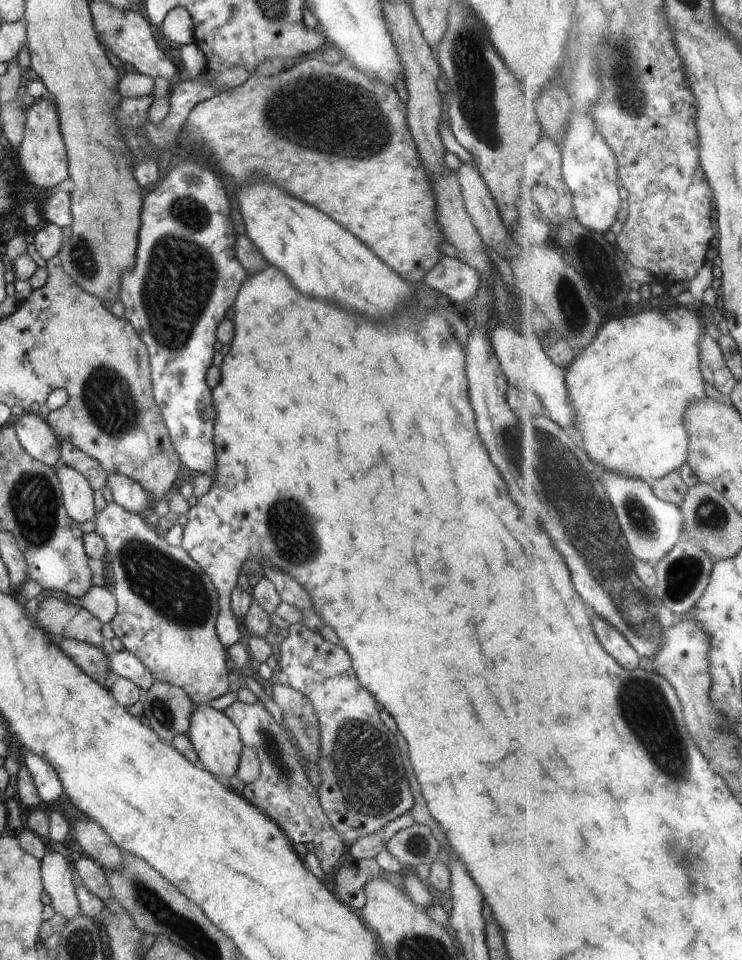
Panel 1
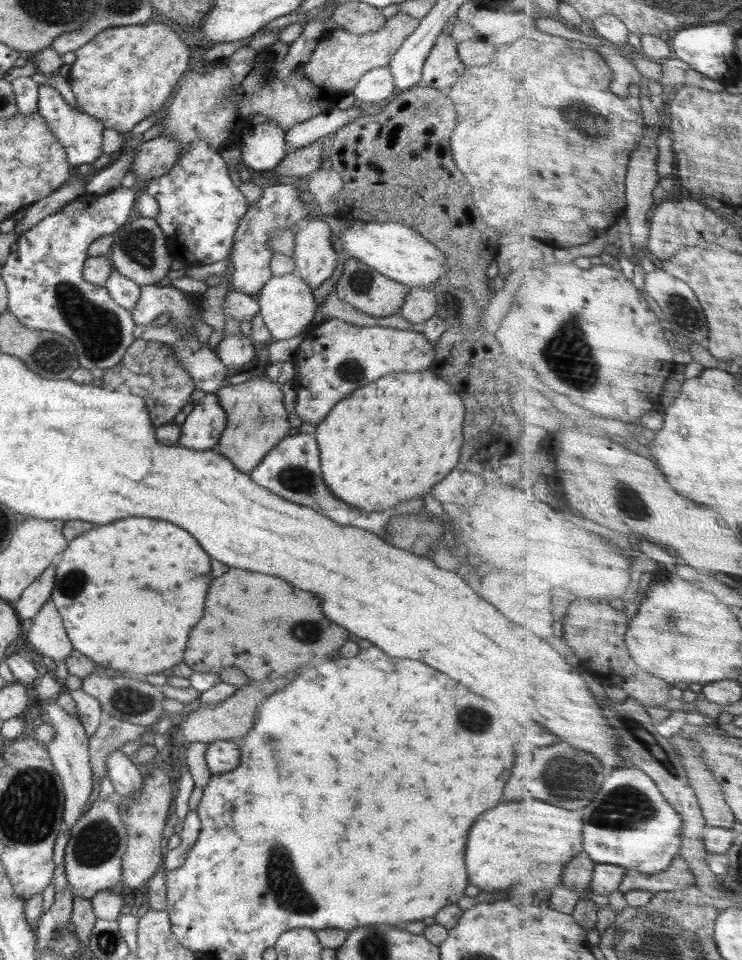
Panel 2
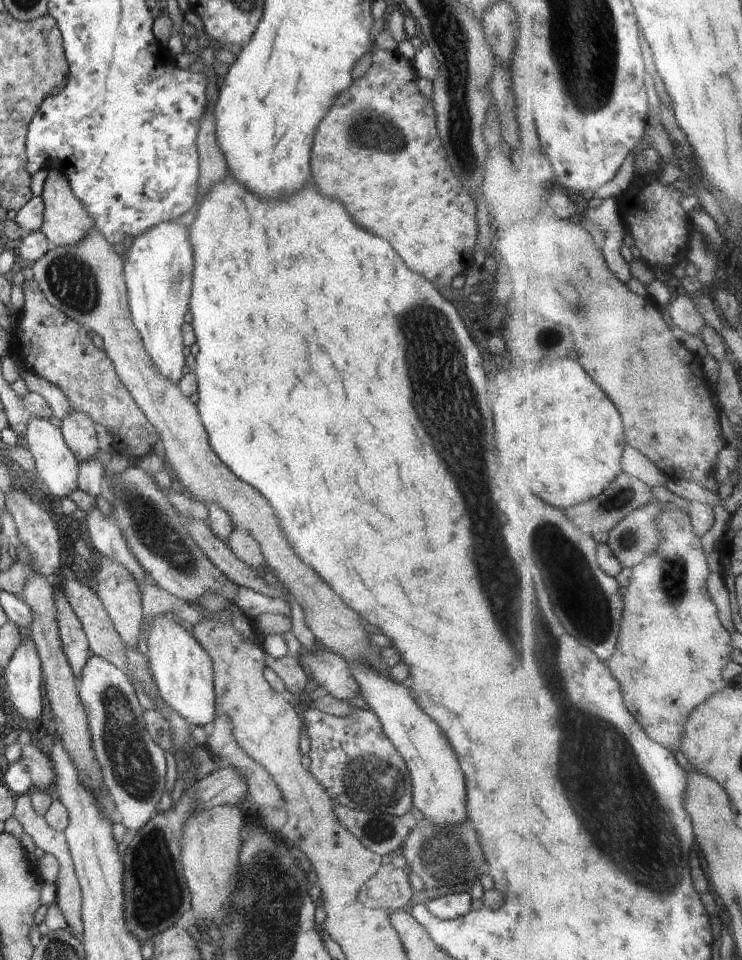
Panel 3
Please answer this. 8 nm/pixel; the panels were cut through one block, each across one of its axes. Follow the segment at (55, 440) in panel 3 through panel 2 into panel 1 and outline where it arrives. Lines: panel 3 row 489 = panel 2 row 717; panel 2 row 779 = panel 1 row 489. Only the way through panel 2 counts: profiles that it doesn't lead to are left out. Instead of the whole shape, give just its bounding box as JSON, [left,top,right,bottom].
[55,465,97,524]

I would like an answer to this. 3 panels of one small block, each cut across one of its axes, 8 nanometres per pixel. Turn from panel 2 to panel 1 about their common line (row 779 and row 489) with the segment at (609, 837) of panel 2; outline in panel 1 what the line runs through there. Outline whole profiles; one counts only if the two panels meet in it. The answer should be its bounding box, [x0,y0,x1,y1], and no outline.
[602,468,688,566]

